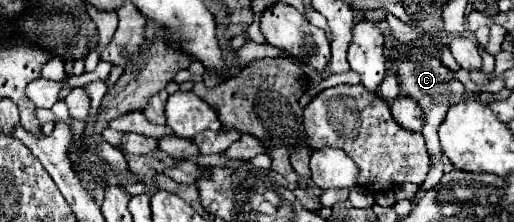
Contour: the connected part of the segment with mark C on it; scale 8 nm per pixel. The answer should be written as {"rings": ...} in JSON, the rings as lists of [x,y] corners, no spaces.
{"rings":[[[407,49],[405,55],[395,61],[395,65],[397,65],[399,81],[401,81],[401,91],[407,97],[413,97],[415,101],[419,101],[419,105],[425,109],[423,135],[425,135],[425,141],[427,141],[427,151],[431,155],[431,171],[427,173],[427,179],[421,185],[421,191],[429,191],[441,181],[441,177],[445,173],[445,155],[443,155],[443,149],[439,147],[437,127],[441,125],[441,121],[443,121],[447,109],[453,105],[453,101],[457,103],[457,101],[461,101],[465,97],[465,87],[463,87],[463,83],[455,81],[453,73],[447,67],[443,67],[441,61],[433,59],[425,49],[413,49],[413,51]]]}

